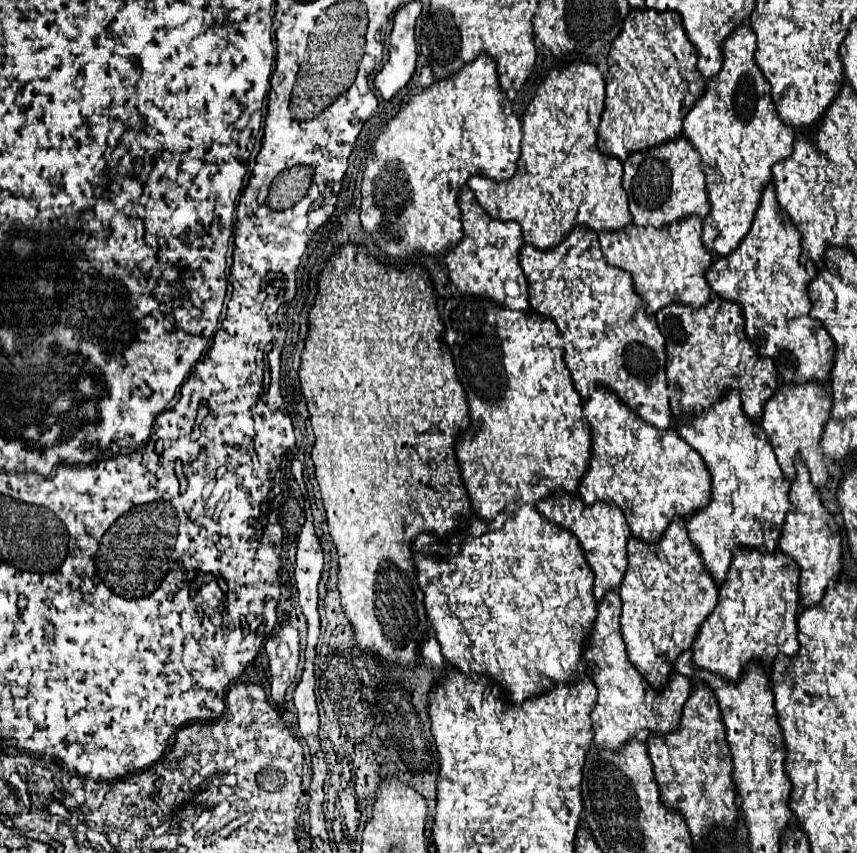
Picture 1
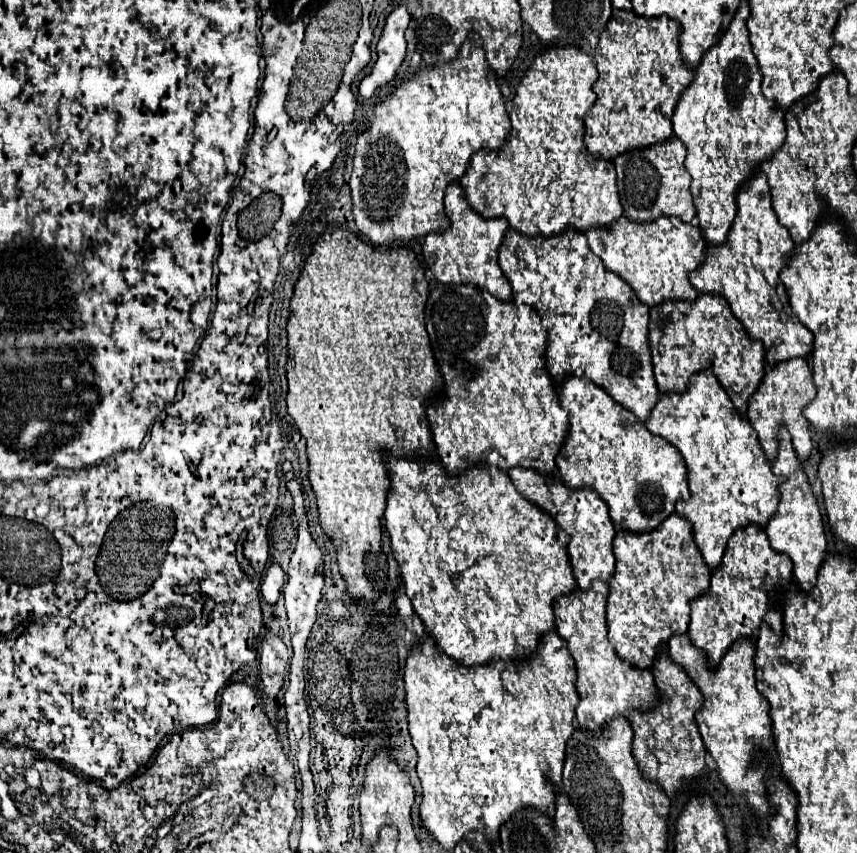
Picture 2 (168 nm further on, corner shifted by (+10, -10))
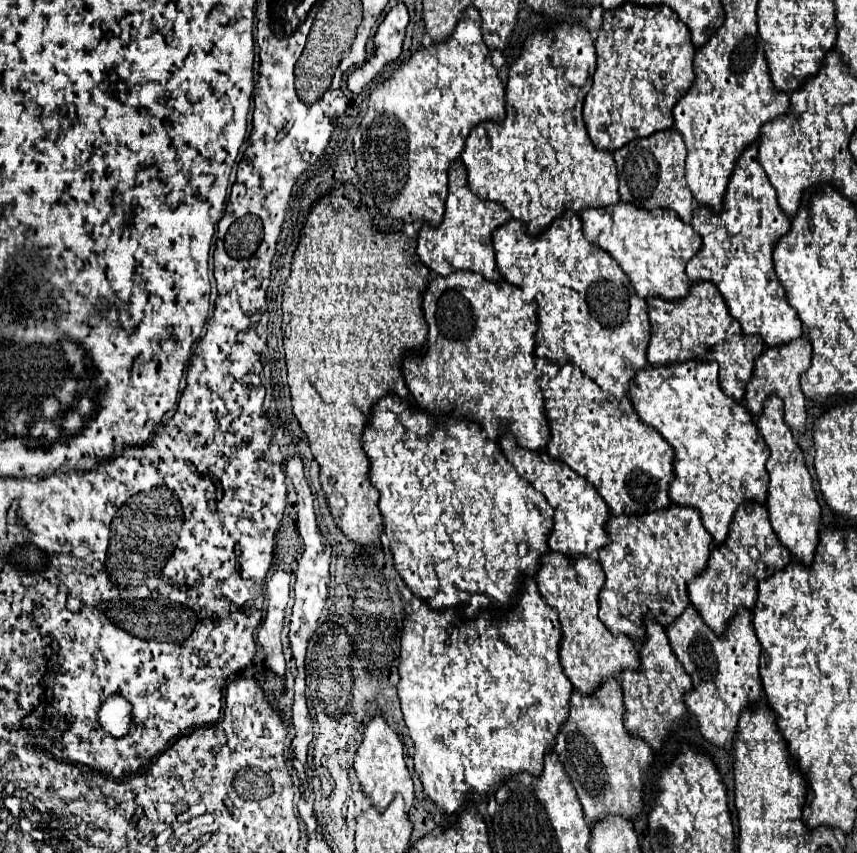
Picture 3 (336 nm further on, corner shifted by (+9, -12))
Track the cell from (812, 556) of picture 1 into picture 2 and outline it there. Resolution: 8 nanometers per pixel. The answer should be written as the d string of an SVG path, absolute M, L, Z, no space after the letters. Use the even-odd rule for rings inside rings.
M782 427L778 431L778 455L772 463L772 471L778 479L786 479L786 481L782 481L778 485L780 503L778 503L778 509L772 515L770 523L766 525L766 535L768 535L774 551L786 553L792 559L796 583L800 585L800 589L806 591L812 587L812 583L818 575L818 565L822 565L822 561L826 557L826 535L824 535L824 523L822 523L822 515L820 515L816 497L812 493L810 483L806 481L806 475L794 453L790 433L786 427Z

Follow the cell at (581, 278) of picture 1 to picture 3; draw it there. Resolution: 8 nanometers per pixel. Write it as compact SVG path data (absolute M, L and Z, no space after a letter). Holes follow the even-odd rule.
M565 211L557 217L551 227L541 235L527 235L525 227L511 219L493 233L493 247L497 253L497 267L503 279L515 287L521 287L525 299L535 301L535 313L539 317L539 329L535 333L535 368L541 371L545 363L559 369L561 365L573 365L593 379L603 391L615 397L629 397L631 379L637 371L647 367L647 345L649 345L649 317L647 301L639 299L629 283L629 277L621 271L617 261L591 245L581 231L581 217L573 211Z

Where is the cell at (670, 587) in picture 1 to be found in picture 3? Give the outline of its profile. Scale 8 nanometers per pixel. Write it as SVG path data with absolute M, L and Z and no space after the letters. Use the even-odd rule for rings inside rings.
M679 505L641 517L611 517L607 533L609 543L599 551L607 577L599 593L599 619L613 635L627 635L641 645L647 639L645 619L653 617L667 627L689 607L687 579L707 569L713 539L703 527L699 511Z

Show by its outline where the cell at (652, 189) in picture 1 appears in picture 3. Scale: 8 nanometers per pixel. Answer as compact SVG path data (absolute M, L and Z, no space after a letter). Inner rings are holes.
M677 129L659 131L651 137L635 139L613 153L619 169L619 197L623 203L631 203L645 211L673 209L683 223L691 223L693 205L691 191L685 181L685 143Z

